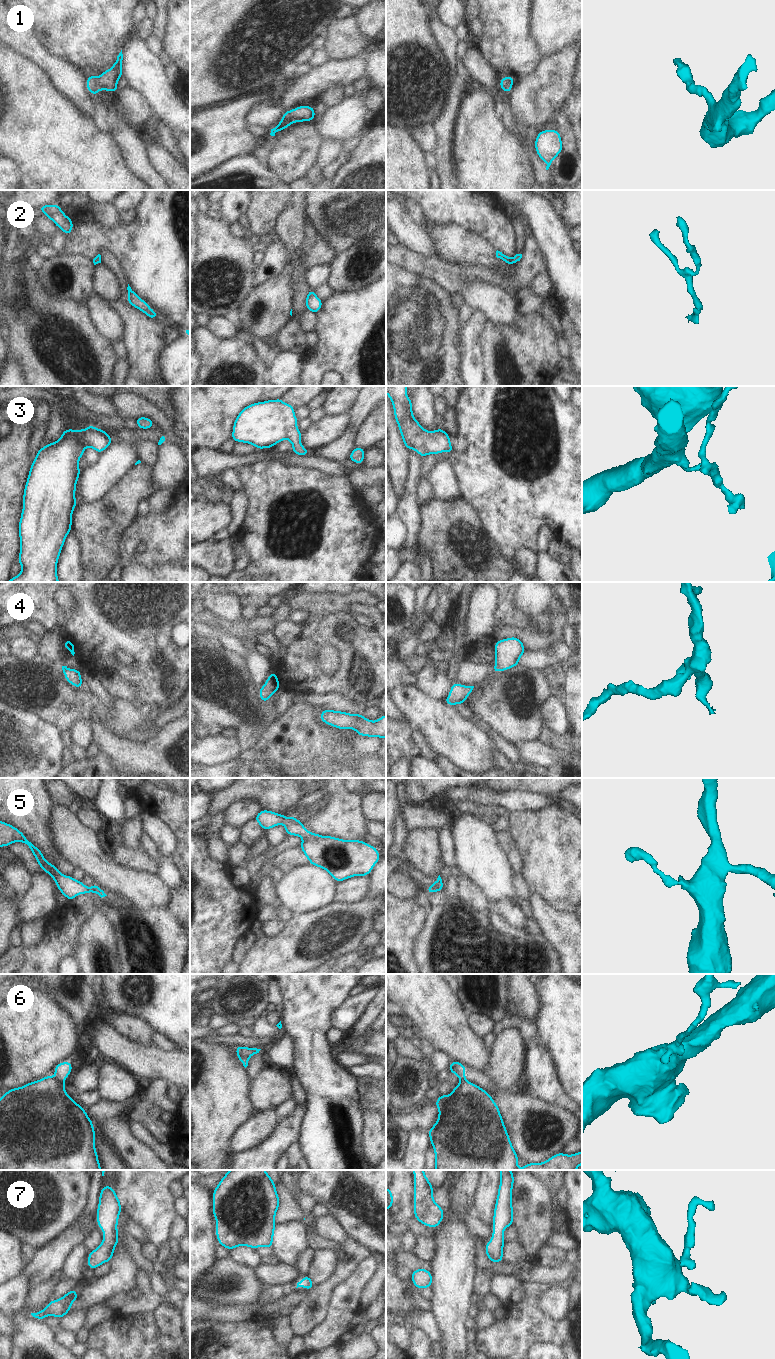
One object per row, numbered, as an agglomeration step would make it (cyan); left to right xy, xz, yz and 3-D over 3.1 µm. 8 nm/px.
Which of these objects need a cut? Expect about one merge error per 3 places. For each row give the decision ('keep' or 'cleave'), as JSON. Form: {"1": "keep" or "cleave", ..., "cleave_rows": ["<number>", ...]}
{"1": "keep", "2": "keep", "3": "keep", "4": "keep", "5": "keep", "6": "cleave", "7": "keep", "cleave_rows": ["6"]}

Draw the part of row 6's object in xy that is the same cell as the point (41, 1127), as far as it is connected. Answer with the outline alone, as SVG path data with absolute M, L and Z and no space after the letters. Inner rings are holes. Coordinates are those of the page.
M48 1075L0 1097L0 1170L102 1170L95 1149L95 1128L83 1107L65 1090L62 1079Z

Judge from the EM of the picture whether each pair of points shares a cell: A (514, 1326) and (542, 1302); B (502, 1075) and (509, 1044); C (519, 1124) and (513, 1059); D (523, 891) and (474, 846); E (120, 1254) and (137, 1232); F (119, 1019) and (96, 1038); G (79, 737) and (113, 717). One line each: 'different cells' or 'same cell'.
A: different cells
B: same cell
C: different cells
D: different cells
E: different cells
F: different cells
G: different cells

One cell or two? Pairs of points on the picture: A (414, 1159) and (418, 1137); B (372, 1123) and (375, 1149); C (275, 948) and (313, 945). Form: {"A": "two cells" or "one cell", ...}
{"A": "one cell", "B": "one cell", "C": "one cell"}

